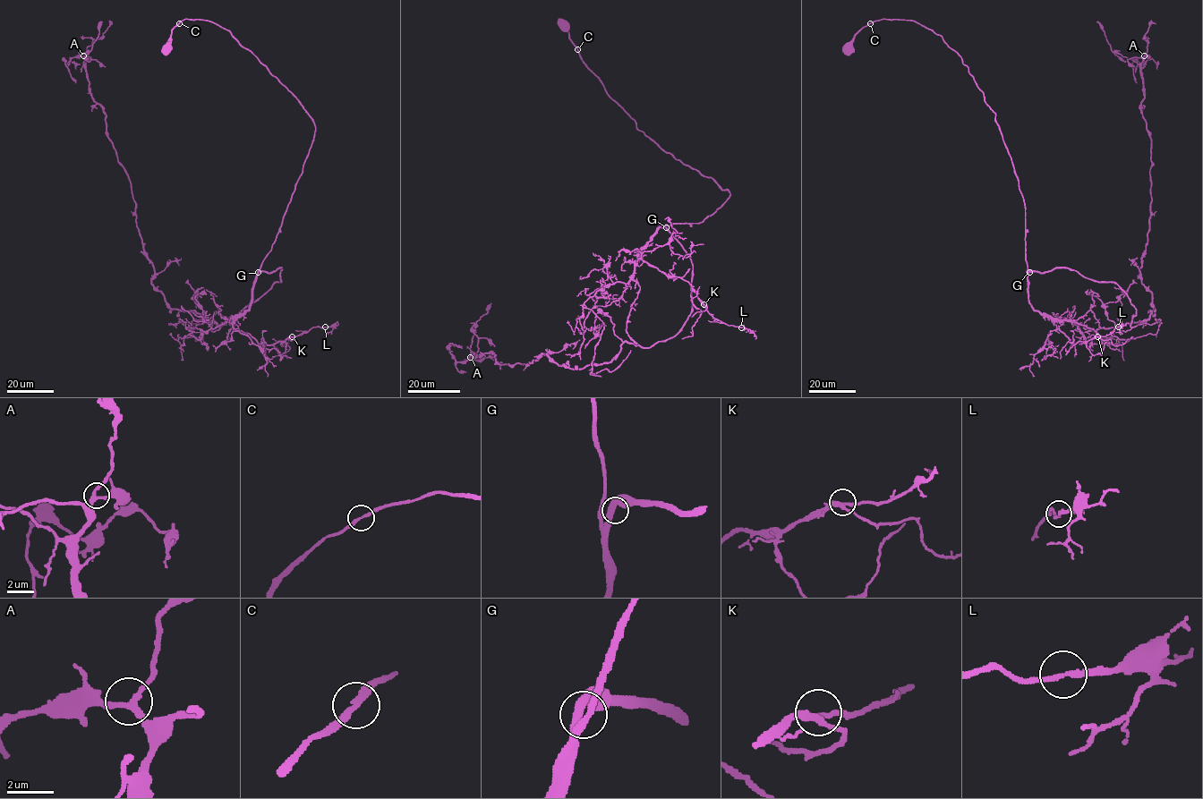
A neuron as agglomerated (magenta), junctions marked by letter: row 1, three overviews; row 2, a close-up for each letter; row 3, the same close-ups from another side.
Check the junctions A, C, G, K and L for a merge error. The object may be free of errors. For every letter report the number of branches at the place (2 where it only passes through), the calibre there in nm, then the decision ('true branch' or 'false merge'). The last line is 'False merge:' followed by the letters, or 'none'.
A: branches 3; calibre 240 nm; true branch
C: branches 2; calibre 260 nm; true branch
G: branches 2; calibre 400 nm; true branch
K: branches 3; calibre 260 nm; true branch
L: branches 2; calibre 200 nm; true branch
False merge: none

